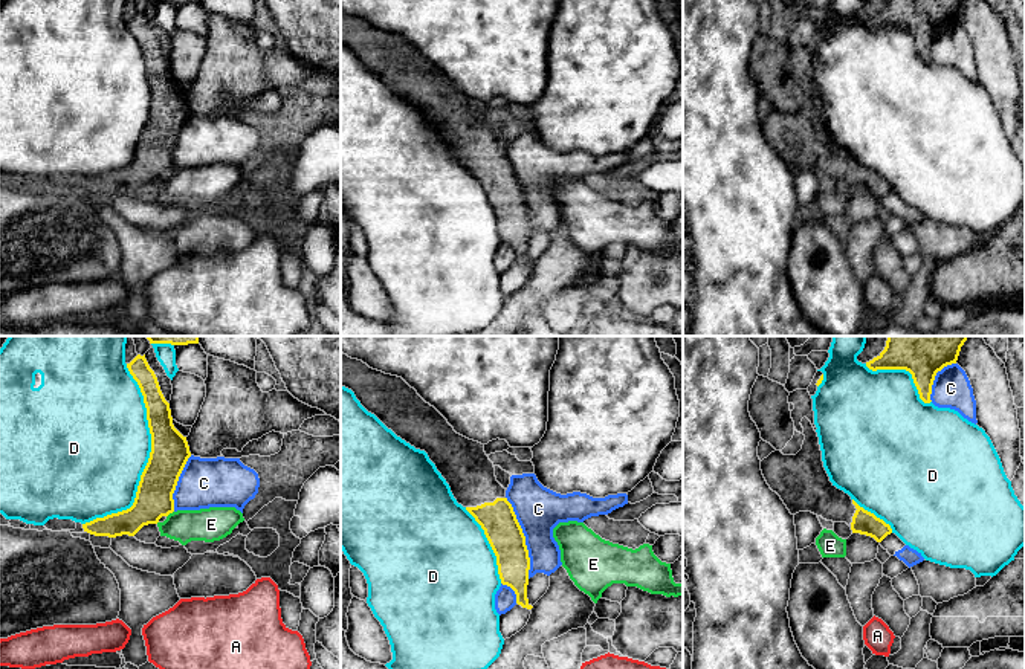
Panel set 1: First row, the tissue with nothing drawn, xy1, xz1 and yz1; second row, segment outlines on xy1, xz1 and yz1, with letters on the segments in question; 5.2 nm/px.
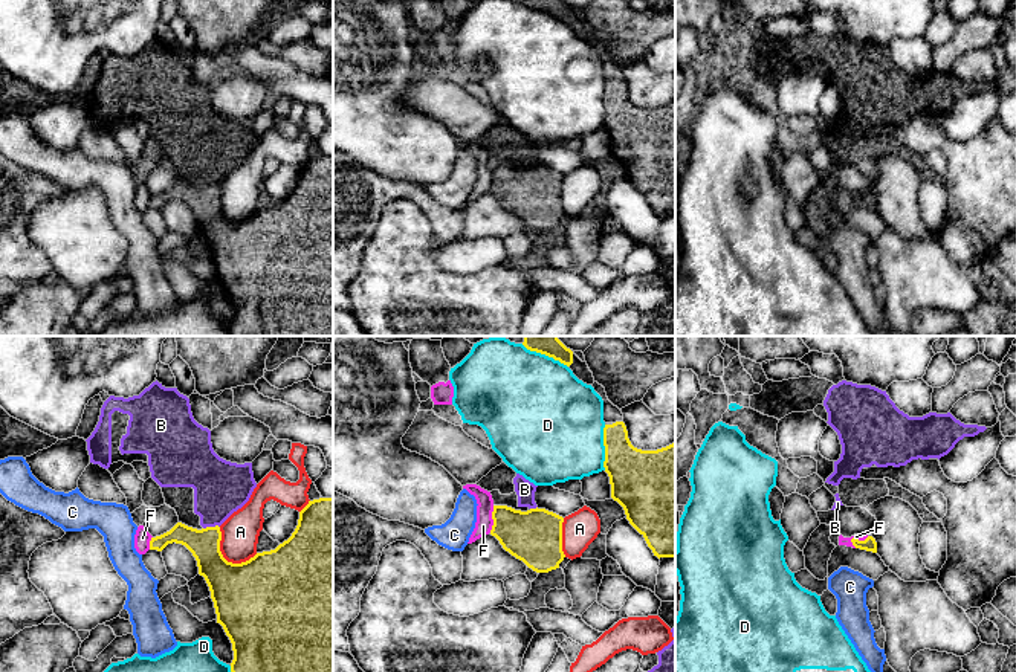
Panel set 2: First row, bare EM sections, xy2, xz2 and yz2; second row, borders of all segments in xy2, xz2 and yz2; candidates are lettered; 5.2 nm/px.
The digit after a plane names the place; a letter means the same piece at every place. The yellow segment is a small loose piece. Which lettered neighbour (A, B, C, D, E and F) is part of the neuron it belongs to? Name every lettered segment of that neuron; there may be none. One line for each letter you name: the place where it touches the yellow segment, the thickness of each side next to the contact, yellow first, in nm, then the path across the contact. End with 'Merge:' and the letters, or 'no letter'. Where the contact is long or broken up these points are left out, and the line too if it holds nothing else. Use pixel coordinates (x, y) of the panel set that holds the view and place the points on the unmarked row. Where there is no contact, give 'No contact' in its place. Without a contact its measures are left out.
Merge: no letter

